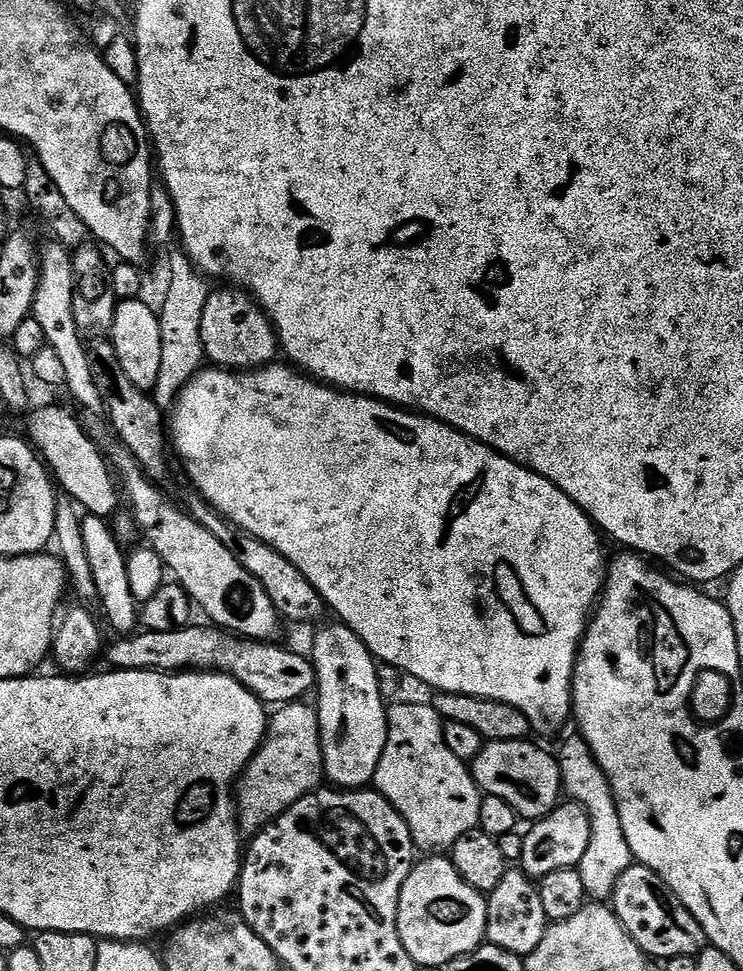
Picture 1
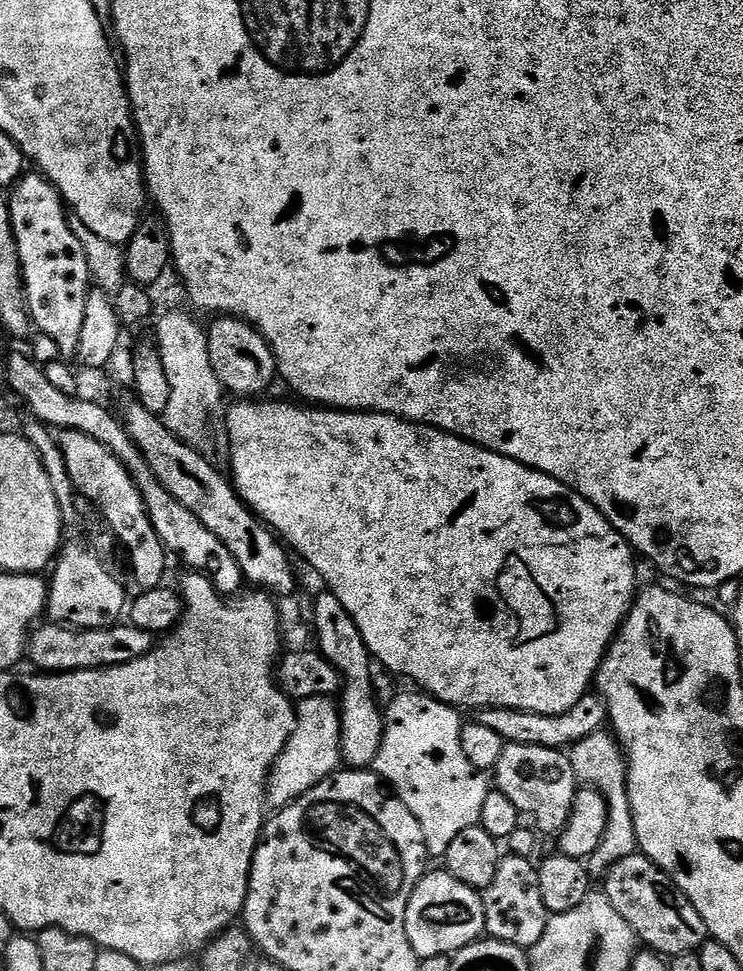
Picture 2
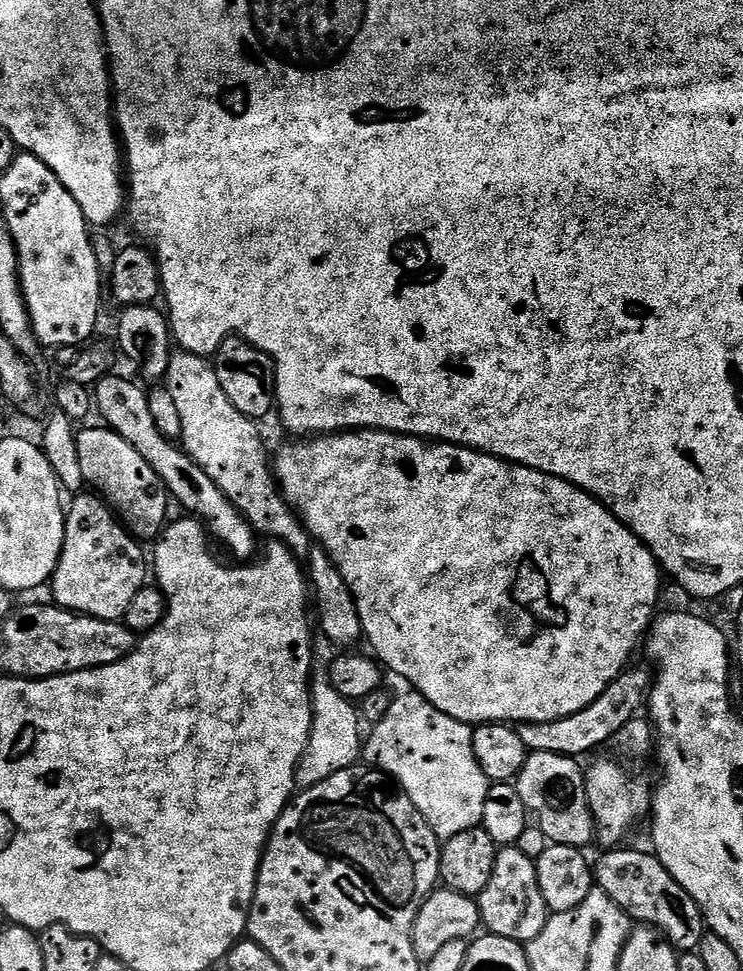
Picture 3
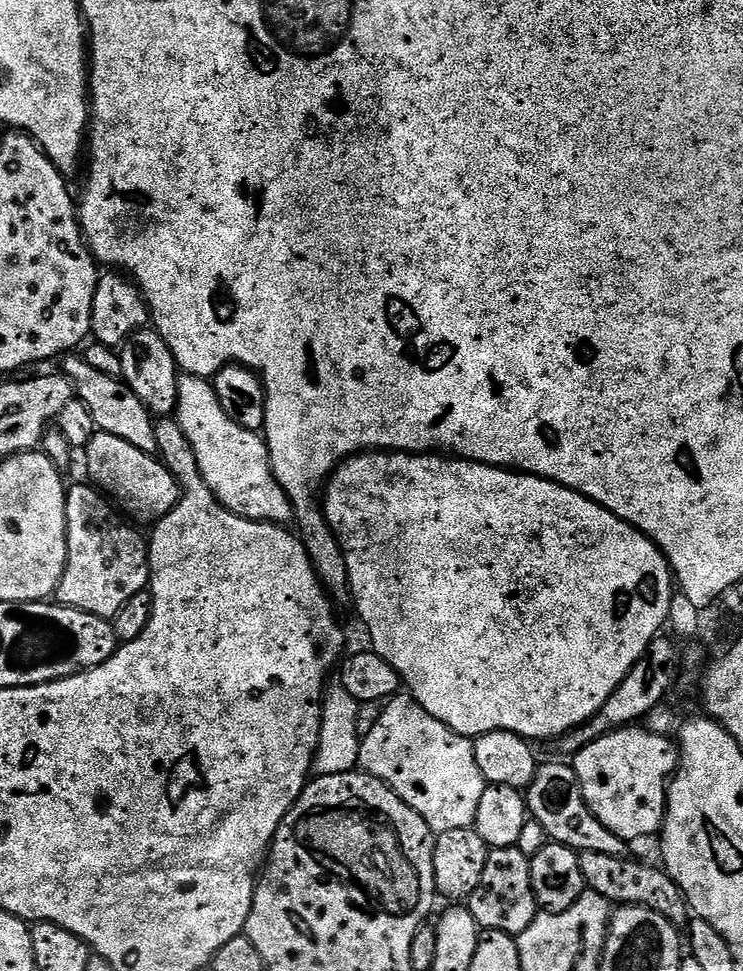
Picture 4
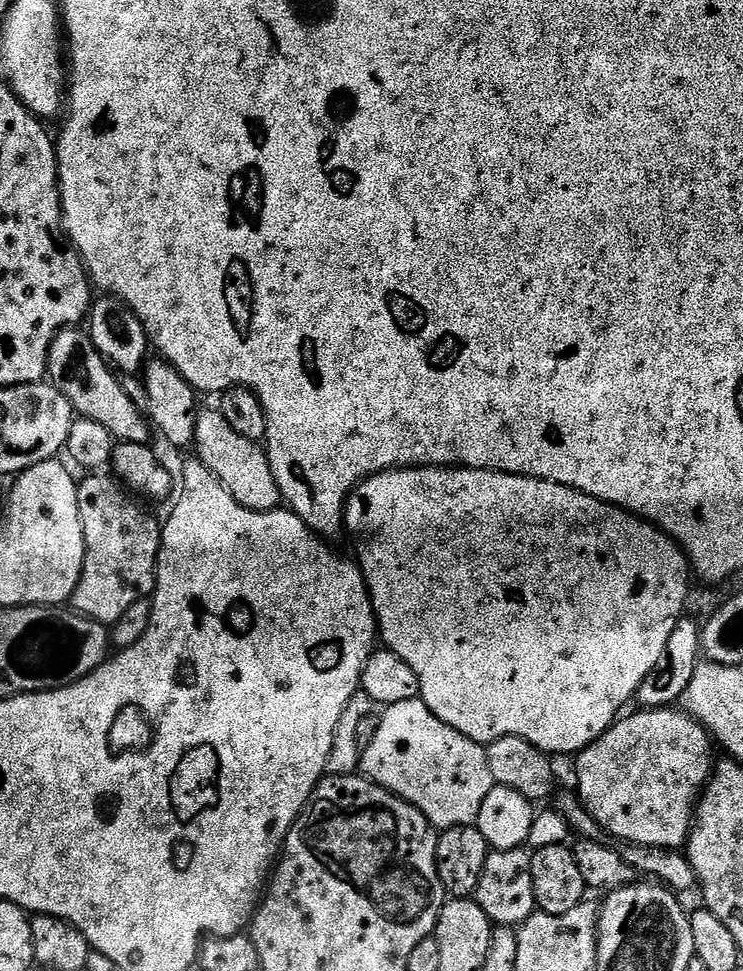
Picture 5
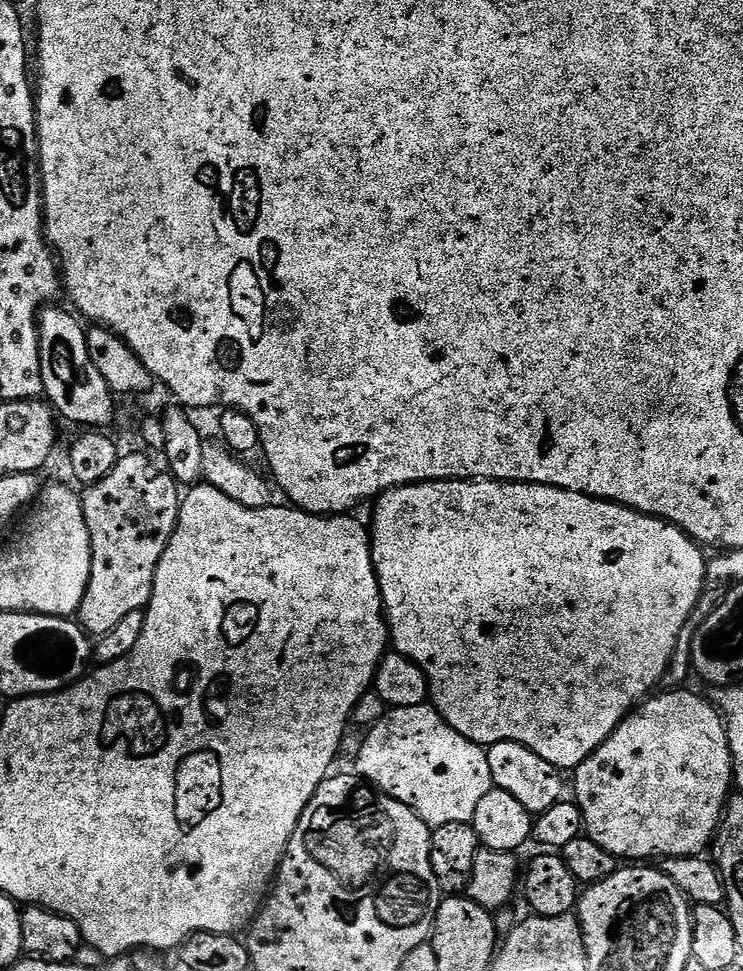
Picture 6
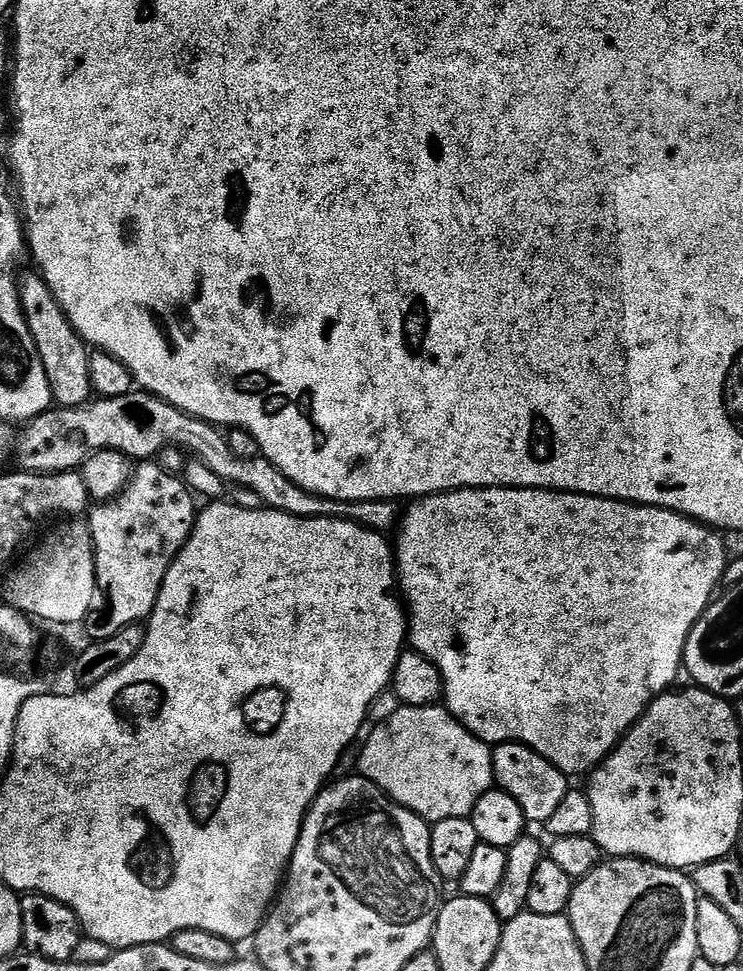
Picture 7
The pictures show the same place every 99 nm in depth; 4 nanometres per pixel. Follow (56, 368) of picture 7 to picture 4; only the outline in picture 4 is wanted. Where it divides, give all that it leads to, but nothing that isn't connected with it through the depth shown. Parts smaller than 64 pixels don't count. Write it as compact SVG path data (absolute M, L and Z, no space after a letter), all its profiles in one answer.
M76 354L69 355L64 362L63 375L72 381L75 391L78 393L78 399L86 402L99 431L114 434L118 438L130 442L130 446L138 446L138 450L143 452L156 452L154 416L140 400L138 394L128 388L123 379L92 369L84 358L79 355L76 357Z

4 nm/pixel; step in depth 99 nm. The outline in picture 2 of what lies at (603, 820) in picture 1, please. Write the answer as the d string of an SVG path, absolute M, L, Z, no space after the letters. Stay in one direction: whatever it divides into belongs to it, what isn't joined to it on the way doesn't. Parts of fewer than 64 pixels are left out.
M606 730L592 733L572 745L568 757L577 781L581 785L598 789L607 802L608 818L602 842L599 843L598 850L586 862L588 872L594 878L602 878L623 858L635 855L639 849L633 810L630 808L627 757L615 735Z

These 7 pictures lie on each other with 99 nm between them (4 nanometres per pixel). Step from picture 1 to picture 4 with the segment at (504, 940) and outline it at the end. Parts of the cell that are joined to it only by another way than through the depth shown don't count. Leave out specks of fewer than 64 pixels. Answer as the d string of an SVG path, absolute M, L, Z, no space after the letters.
M515 848L491 849L486 858L486 870L482 873L482 882L478 882L478 890L470 894L466 907L480 924L481 929L488 932L501 932L510 937L521 936L534 922L538 915L538 905L534 898L534 882L530 879L531 859Z

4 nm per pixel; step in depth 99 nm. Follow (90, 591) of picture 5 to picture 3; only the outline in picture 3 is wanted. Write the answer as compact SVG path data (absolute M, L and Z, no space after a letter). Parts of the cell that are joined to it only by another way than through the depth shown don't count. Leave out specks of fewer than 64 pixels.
M80 494L66 508L64 545L50 581L55 607L99 620L123 621L134 594L145 587L150 568L144 565L141 541L118 519L99 495Z

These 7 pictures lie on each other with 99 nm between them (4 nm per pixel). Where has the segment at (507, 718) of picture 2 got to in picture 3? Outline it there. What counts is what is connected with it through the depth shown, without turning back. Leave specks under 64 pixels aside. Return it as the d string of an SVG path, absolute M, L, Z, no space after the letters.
M635 666L625 669L602 695L577 714L556 719L554 722L522 724L517 727L517 734L529 752L556 753L559 756L580 758L580 755L600 745L607 745L614 734L641 711L639 708L643 707L646 695L651 691L653 679L649 669L647 671Z

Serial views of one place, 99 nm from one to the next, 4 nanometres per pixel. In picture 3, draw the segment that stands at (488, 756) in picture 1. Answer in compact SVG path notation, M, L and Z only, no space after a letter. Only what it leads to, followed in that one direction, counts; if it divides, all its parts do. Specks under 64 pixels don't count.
M529 752L514 783L518 790L518 798L522 798L524 808L548 842L572 844L583 849L584 844L590 843L596 836L596 822L592 819L584 789L585 769L576 764L579 763L570 756Z

